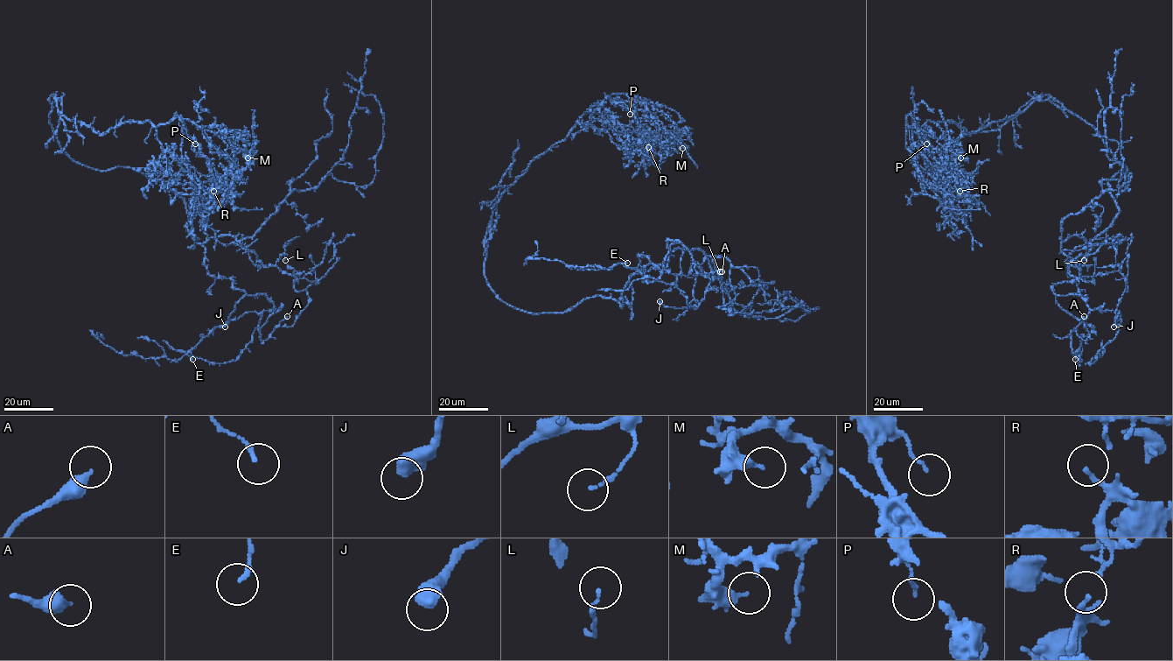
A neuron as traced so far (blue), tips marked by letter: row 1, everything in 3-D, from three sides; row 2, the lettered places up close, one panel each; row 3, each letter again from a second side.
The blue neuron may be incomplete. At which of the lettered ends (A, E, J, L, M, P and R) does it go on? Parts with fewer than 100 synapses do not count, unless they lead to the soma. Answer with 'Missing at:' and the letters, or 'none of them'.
Missing at: none of them

